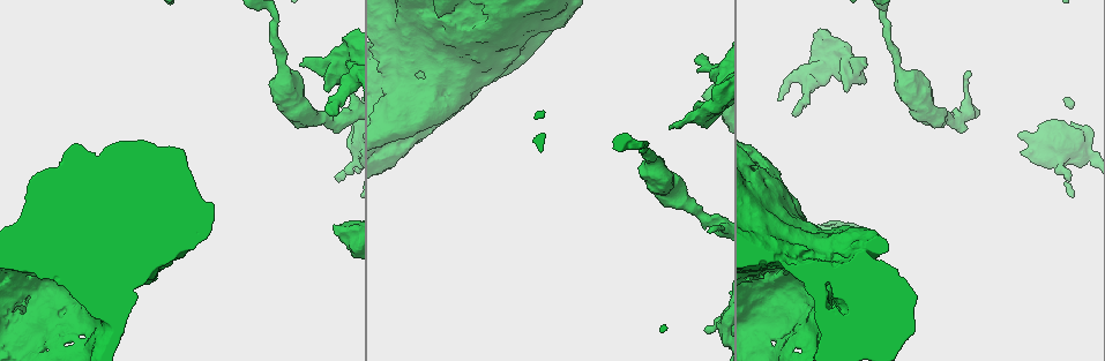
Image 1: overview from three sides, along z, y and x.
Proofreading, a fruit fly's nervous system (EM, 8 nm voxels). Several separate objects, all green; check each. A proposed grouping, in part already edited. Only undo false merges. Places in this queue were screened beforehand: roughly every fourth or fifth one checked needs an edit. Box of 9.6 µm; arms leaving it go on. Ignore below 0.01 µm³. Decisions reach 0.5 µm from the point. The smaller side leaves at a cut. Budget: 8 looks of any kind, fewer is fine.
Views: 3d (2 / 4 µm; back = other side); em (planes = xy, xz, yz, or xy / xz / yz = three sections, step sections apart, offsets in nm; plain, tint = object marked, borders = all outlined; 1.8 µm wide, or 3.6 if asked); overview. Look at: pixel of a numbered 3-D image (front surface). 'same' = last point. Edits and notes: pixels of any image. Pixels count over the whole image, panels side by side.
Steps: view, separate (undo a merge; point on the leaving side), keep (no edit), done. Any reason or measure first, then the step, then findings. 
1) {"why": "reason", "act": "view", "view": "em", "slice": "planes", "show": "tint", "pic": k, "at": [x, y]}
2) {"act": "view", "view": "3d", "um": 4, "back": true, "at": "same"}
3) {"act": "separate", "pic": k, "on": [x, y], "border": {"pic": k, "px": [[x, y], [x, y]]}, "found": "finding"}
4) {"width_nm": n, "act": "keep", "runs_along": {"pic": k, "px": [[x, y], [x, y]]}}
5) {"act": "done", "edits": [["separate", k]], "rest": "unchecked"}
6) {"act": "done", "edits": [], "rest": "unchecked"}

{"why": "sharp bend", "act": "view", "view": "em", "um": 3.6, "slice": "planes", "show": "tint", "pic": 1, "at": [882, 16]}

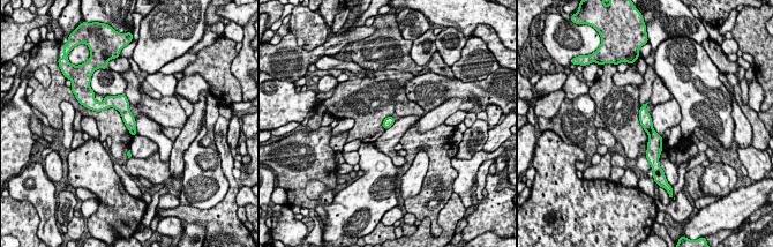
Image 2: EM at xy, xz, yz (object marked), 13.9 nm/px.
{"width_nm": 140, "act": "separate", "pic": 2, "on": [645, 119], "border": {"pic": 2, "px": [[653, 129], [647, 133]]}, "found": "a second cell is stuck on"}

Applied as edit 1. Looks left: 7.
{"why": "touches itself", "act": "view", "view": "3d", "um": 4, "pic": 1, "at": [134, 246]}

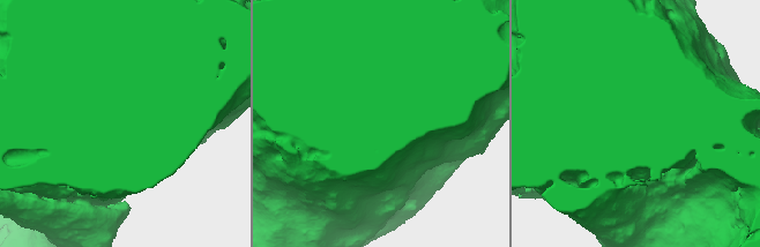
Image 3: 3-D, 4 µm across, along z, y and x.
{"act": "view", "view": "em", "um": 3.6, "slice": "planes", "show": "tint", "at": "same"}

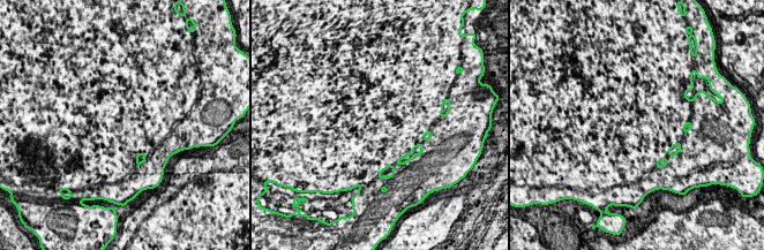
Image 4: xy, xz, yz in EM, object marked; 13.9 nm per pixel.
{"width_nm": 1900, "act": "keep", "found": "all the same cell"}

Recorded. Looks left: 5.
{"act": "done", "edits": [["separate", 2]], "rest": "unchecked"}

